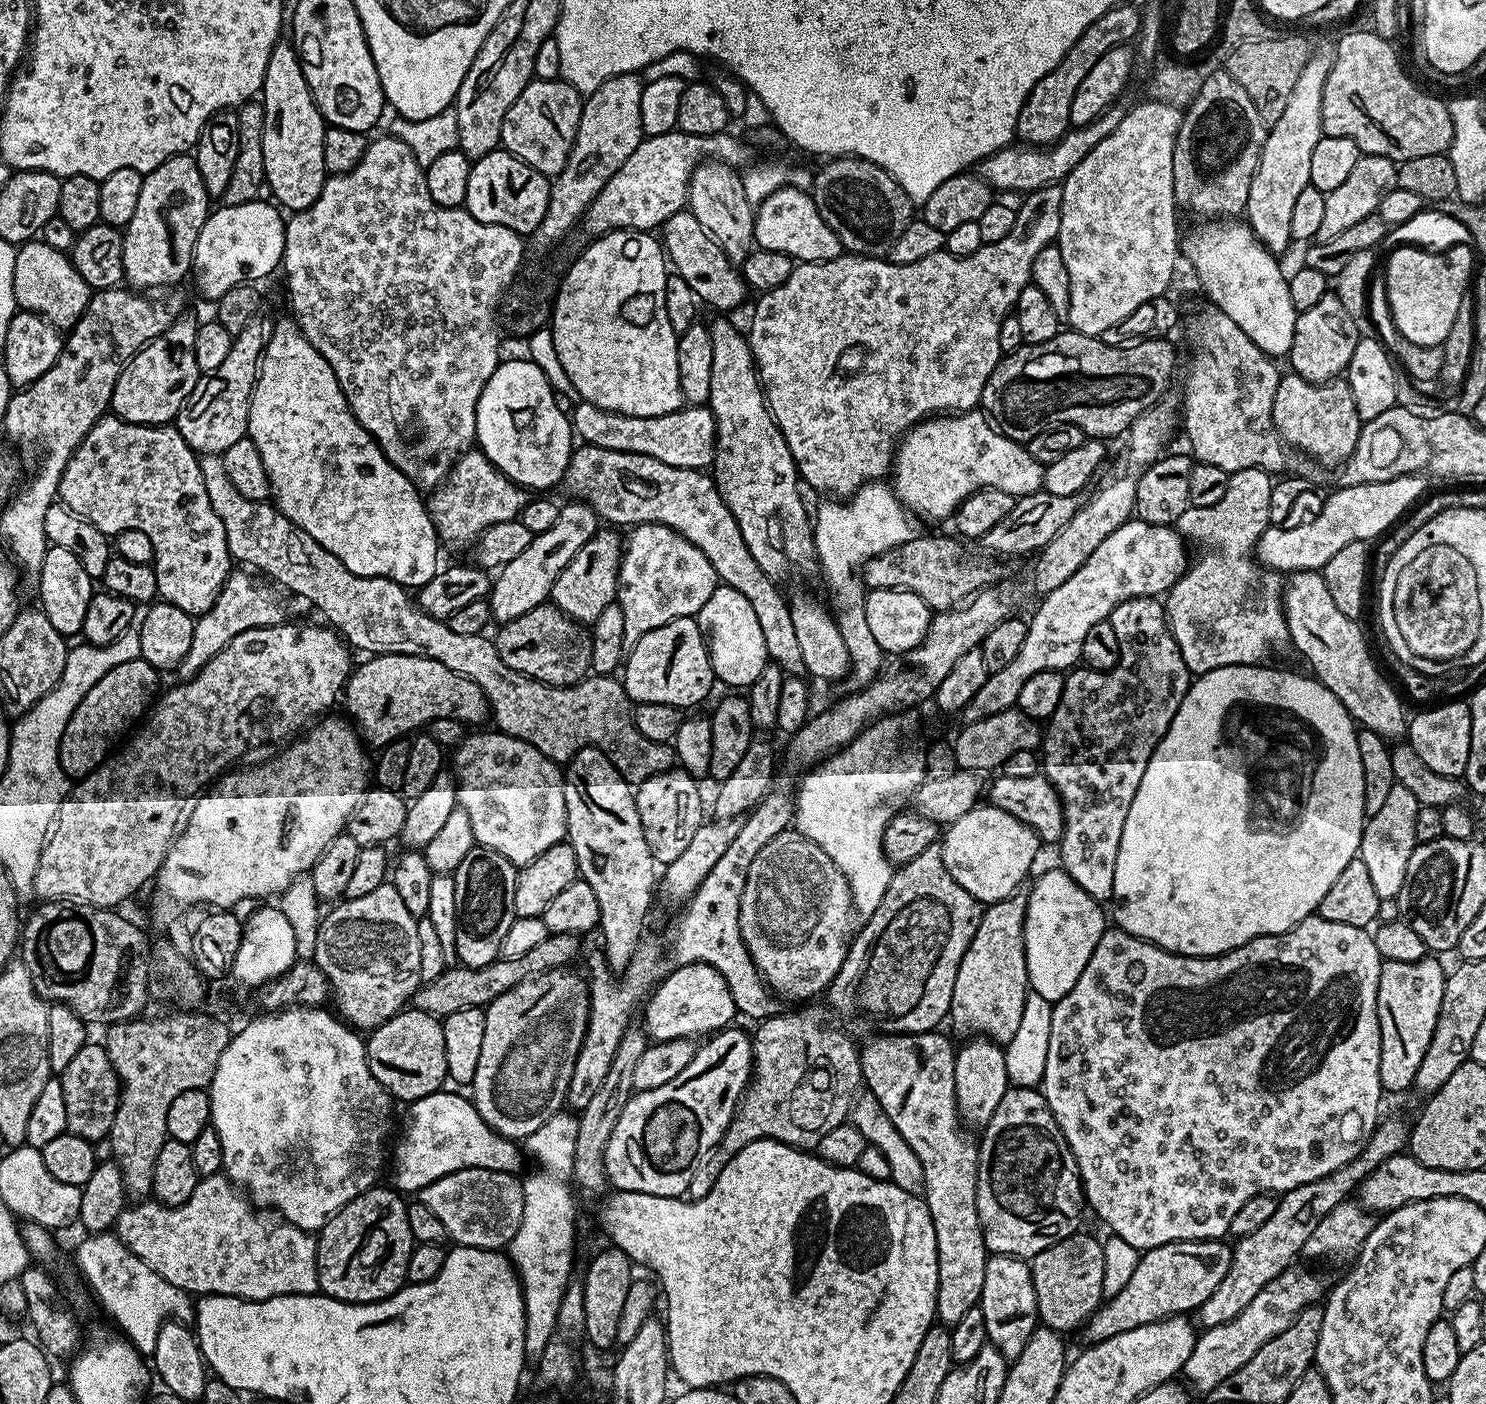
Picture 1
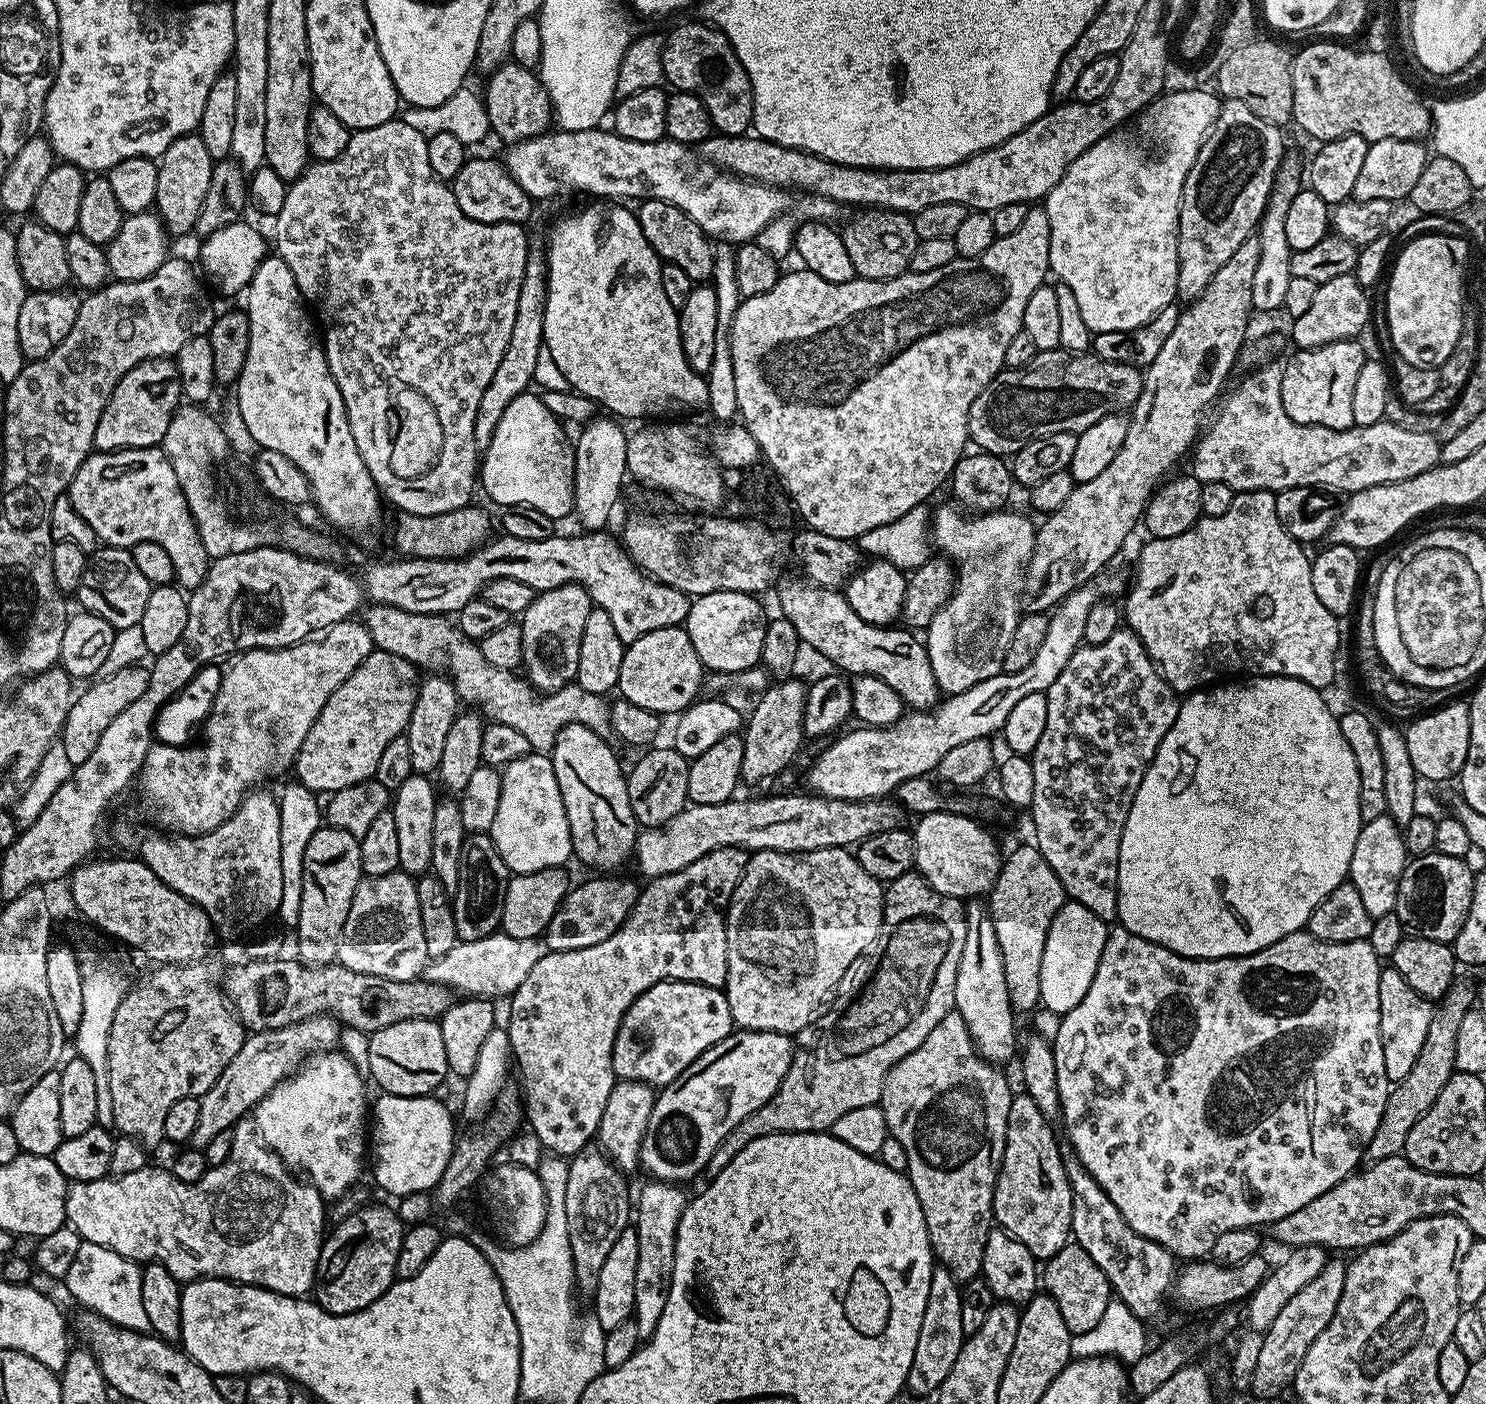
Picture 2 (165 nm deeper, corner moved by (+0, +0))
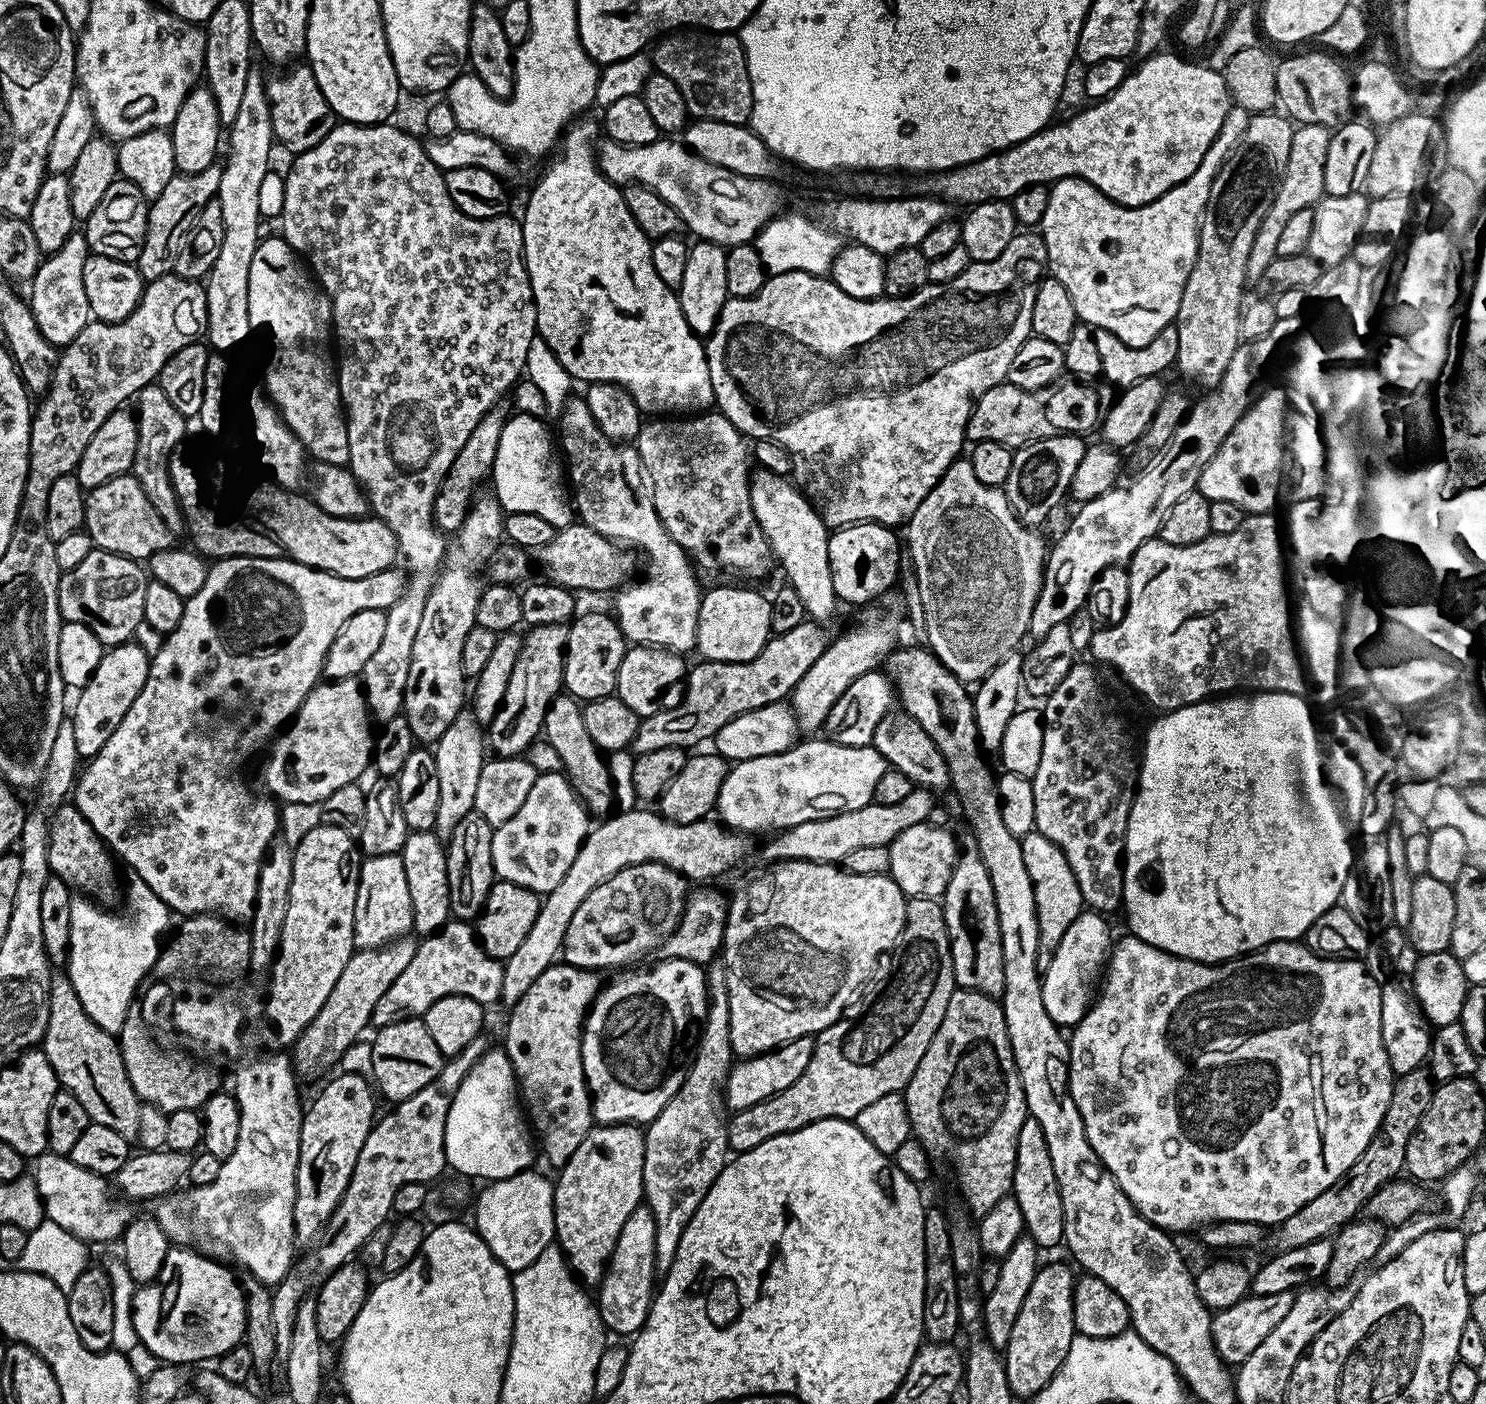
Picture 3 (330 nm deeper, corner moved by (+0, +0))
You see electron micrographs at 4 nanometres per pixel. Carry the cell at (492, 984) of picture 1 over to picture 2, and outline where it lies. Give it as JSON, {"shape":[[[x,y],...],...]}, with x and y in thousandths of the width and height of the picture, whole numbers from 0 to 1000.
{"shape":[[[170,682],[168,687],[159,687],[153,693],[150,693],[149,703],[151,709],[157,721],[162,725],[168,736],[180,735],[183,732],[192,732],[196,729],[203,728],[209,724],[223,722],[228,727],[235,729],[240,735],[250,736],[260,731],[265,731],[265,728],[274,726],[295,727],[299,720],[306,714],[306,707],[297,701],[289,701],[287,697],[281,697],[268,699],[262,697],[254,697],[252,694],[241,694],[238,691],[231,689],[228,685],[208,688],[201,683],[188,684],[189,682]]]}

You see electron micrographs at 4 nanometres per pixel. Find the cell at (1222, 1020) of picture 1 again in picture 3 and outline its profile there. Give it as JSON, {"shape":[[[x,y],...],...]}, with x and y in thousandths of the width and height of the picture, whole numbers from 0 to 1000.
{"shape":[[[756,665],[754,670],[753,667],[747,676],[744,687],[744,697],[742,699],[736,714],[733,717],[732,722],[721,733],[721,738],[720,735],[719,741],[719,776],[723,782],[723,788],[725,788],[725,793],[728,793],[728,802],[731,802],[731,811],[734,813],[734,816],[736,816],[736,822],[739,822],[739,825],[744,830],[744,833],[747,833],[750,842],[752,842],[752,845],[758,850],[758,853],[760,853],[762,858],[767,863],[767,866],[787,879],[799,877],[801,875],[805,876],[811,872],[816,872],[823,869],[860,873],[865,868],[868,868],[868,865],[873,865],[873,862],[876,862],[876,859],[879,859],[879,856],[882,856],[882,853],[887,853],[887,850],[890,850],[890,848],[898,845],[898,842],[900,842],[900,839],[903,839],[903,836],[906,836],[906,833],[908,833],[908,830],[911,830],[911,828],[914,828],[917,819],[919,819],[919,816],[922,816],[922,811],[925,811],[929,806],[929,800],[931,799],[933,791],[935,788],[938,764],[935,759],[935,754],[933,751],[933,745],[930,742],[929,703],[929,699],[925,698],[919,691],[917,683],[900,684],[894,682],[887,678],[882,678],[880,672],[871,670],[861,670],[847,676],[845,678],[841,678],[839,681],[833,681],[831,684],[824,684],[823,687],[810,687],[791,681],[785,677],[779,677],[777,674],[769,671],[769,668],[761,665]]]}

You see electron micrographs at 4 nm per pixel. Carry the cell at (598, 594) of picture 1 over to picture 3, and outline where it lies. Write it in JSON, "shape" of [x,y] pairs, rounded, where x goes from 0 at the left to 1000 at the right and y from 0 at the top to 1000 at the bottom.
{"shape":[[[367,444],[357,446],[355,451],[352,451],[349,472],[346,472],[346,477],[343,480],[343,486],[341,486],[341,494],[338,497],[338,503],[335,509],[327,516],[327,530],[331,533],[334,539],[349,539],[364,524],[367,511],[367,506],[373,496],[378,495],[380,490],[380,464],[382,459],[382,449],[378,444]]]}

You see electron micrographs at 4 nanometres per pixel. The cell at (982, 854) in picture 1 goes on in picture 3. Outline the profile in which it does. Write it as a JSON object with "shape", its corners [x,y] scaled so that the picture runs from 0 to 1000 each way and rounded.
{"shape":[[[627,585],[612,588],[612,591],[607,591],[607,594],[600,598],[597,605],[597,623],[608,635],[609,639],[620,638],[624,641],[635,639],[645,609],[645,598],[643,601],[643,597],[637,590],[629,590]]]}

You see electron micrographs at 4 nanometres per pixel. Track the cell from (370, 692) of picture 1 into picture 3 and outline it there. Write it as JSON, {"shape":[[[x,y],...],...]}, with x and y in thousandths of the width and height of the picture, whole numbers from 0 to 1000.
{"shape":[[[240,482],[213,487],[197,511],[192,521],[182,528],[183,536],[178,544],[178,558],[181,561],[180,563],[191,573],[217,573],[219,568],[222,568],[222,566],[225,566],[225,563],[240,558],[243,555],[242,553],[249,547],[252,541],[252,519],[250,521],[250,515],[251,514],[249,512],[246,494]]]}

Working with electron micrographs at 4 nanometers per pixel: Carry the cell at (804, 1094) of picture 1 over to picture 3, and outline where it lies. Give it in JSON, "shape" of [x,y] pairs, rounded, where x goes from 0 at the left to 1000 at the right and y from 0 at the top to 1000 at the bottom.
{"shape":[[[617,638],[611,641],[610,657],[602,680],[603,693],[596,702],[595,707],[585,717],[584,721],[580,722],[577,726],[564,726],[556,734],[550,735],[545,756],[534,772],[529,774],[529,776],[522,781],[513,783],[512,786],[492,793],[490,798],[490,816],[493,821],[507,819],[507,816],[513,816],[513,813],[524,808],[534,806],[551,798],[575,798],[576,794],[585,788],[585,785],[589,785],[596,779],[608,778],[611,769],[620,755],[620,751],[623,751],[623,745],[626,745],[631,731],[634,731],[639,708],[645,703],[641,687],[641,670],[638,669],[635,645],[632,640],[624,641]]]}

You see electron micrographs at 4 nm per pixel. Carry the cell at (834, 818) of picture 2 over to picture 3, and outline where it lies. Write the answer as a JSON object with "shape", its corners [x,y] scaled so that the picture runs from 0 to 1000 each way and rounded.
{"shape":[[[433,574],[415,578],[415,581],[405,585],[402,590],[400,588],[396,592],[386,614],[384,614],[380,625],[364,642],[362,653],[360,654],[357,665],[354,665],[353,670],[339,687],[338,708],[336,712],[337,716],[346,717],[359,698],[373,686],[379,675],[381,660],[386,652],[386,648],[389,648],[392,640],[394,640],[397,634],[419,618],[423,618],[425,615],[447,615],[457,621],[464,628],[476,628],[478,627],[476,627],[478,624],[486,623],[501,608],[501,596],[481,583],[479,585],[479,583],[474,583],[464,587],[457,587],[448,584],[443,578],[435,578],[432,575]]]}

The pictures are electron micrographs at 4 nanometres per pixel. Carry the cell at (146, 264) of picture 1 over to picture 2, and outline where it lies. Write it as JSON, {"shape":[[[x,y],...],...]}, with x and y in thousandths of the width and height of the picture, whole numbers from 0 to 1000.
{"shape":[[[133,95],[120,98],[106,112],[106,138],[104,148],[116,169],[124,168],[131,163],[136,141],[139,141],[139,135],[141,135],[143,116],[139,101],[136,101]]]}

